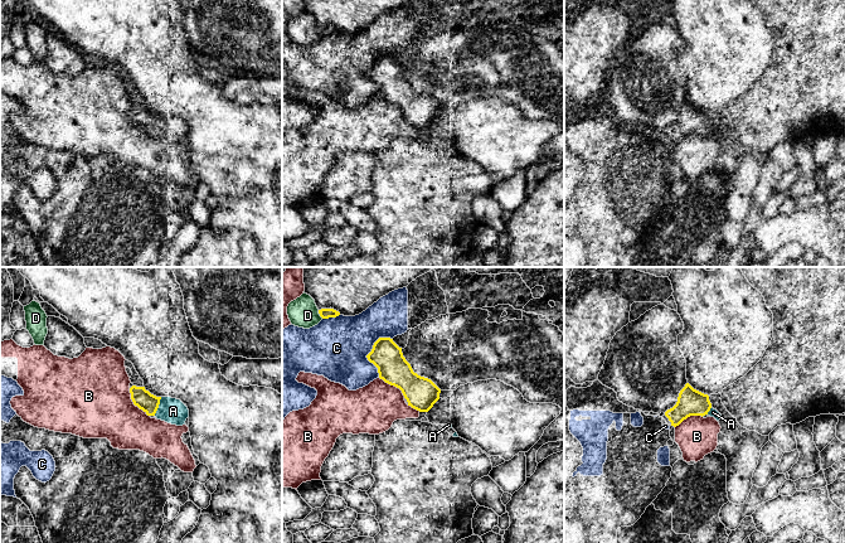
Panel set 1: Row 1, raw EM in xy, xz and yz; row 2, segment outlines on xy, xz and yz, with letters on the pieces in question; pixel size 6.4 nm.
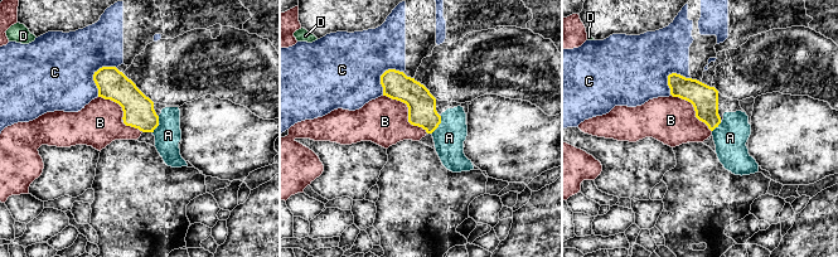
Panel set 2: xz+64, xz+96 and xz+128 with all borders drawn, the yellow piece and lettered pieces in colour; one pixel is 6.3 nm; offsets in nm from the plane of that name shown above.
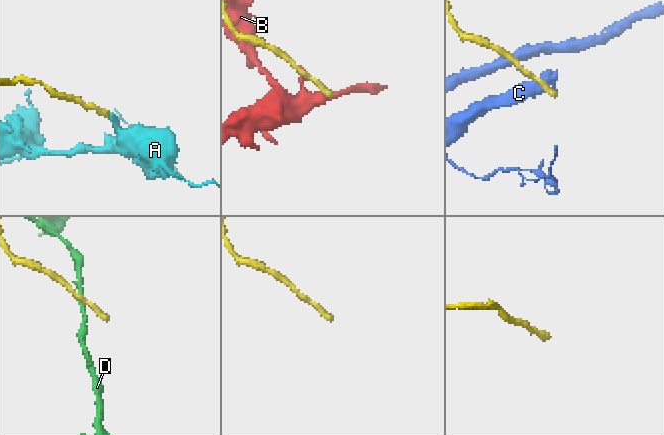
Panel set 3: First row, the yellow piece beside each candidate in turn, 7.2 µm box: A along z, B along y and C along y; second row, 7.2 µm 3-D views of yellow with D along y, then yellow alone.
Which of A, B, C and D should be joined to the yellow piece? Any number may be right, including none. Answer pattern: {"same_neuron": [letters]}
{"same_neuron": ["A"]}

